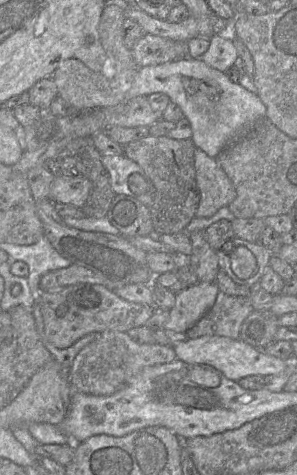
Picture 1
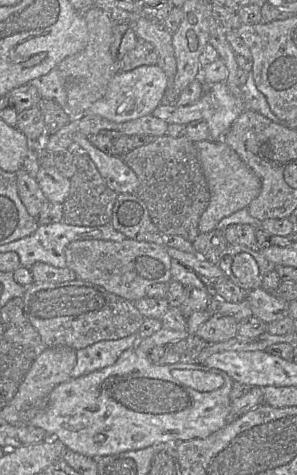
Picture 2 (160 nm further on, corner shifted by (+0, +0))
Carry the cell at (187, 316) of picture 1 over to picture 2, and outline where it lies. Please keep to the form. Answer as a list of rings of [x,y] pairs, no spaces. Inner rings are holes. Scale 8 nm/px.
[[[209,309],[196,311],[186,318],[185,331],[161,328],[124,351],[113,365],[59,384],[51,391],[45,410],[37,413],[26,424],[44,430],[50,439],[59,440],[67,450],[91,458],[140,450],[157,443],[177,445],[178,442],[195,438],[208,438],[232,420],[230,392],[234,380],[223,370],[208,368],[185,358],[174,364],[154,364],[147,354],[155,346],[169,347],[174,341],[195,334],[211,316]]]

